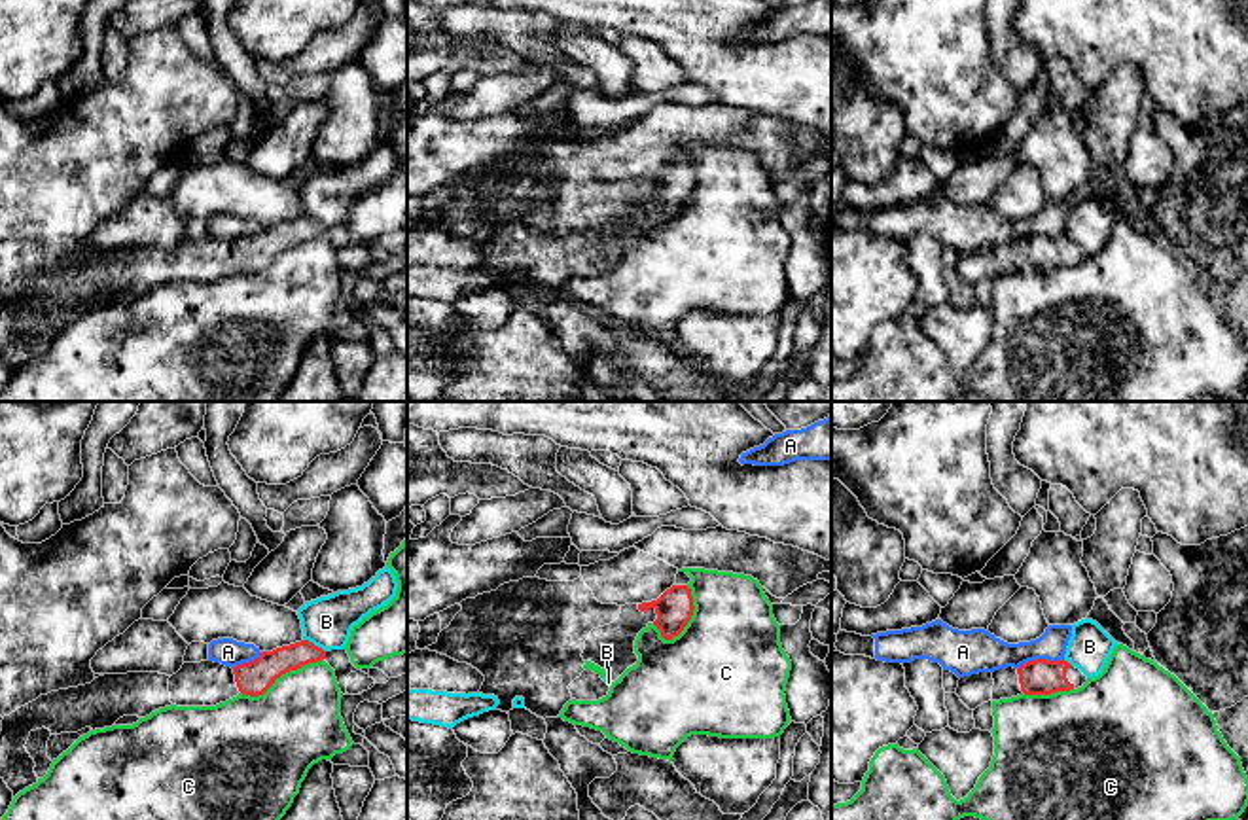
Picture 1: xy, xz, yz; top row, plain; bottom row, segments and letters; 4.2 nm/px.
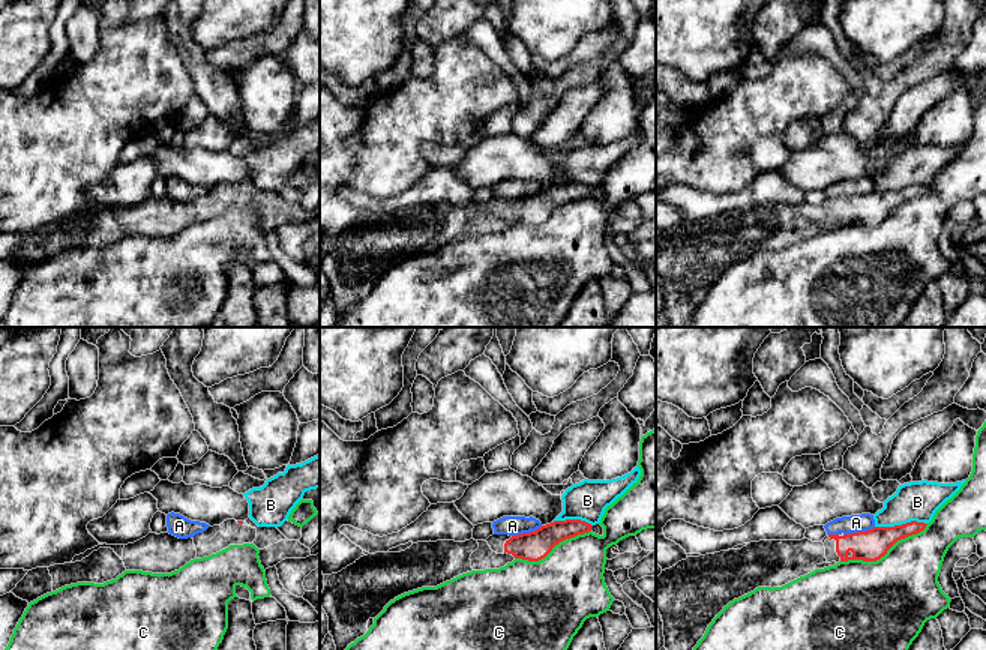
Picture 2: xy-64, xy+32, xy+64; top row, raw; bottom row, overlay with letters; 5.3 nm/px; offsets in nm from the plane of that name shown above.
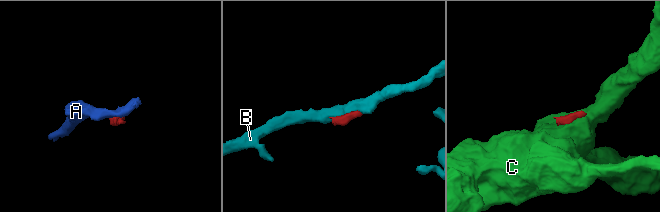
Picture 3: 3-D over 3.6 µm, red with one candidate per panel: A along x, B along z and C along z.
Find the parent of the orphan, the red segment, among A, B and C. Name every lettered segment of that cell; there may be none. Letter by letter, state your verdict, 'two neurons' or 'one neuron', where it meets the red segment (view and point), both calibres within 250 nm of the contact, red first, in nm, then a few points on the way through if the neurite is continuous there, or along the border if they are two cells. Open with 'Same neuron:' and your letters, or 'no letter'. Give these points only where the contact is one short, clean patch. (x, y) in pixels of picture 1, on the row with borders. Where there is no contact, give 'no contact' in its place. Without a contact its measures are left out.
Same neuron: no letter
A: two neurons | yz (1040, 659) | 160/170 nm | along yz (1063, 658), (1029, 659), (1017, 669)
B: two neurons | xy (313, 644) | 130/220 nm | along xy (303, 639), (324, 652)
C: two neurons | xy (281, 675) | 150/380 nm

